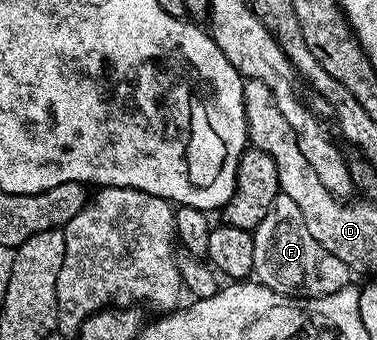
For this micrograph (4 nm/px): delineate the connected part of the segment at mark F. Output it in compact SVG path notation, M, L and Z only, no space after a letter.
M281 193L274 197L270 213L262 217L262 225L256 227L252 236L254 237L254 279L264 287L274 289L283 295L313 299L338 293L338 289L349 286L348 266L338 261L334 253L322 249L318 241L314 241L310 229L306 229L302 209L298 209L298 205L294 205L294 201L290 201L288 195Z

